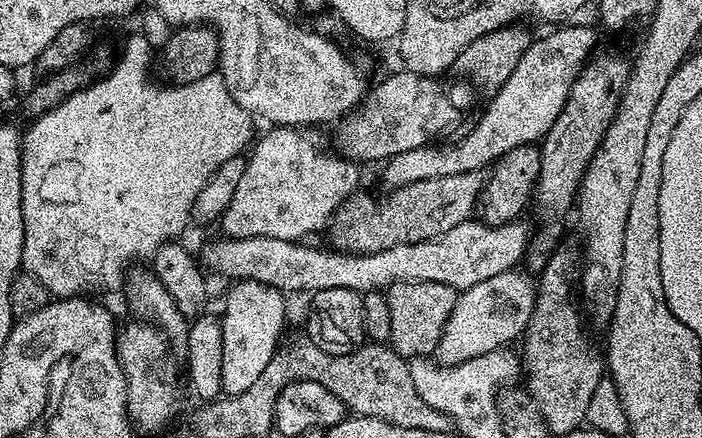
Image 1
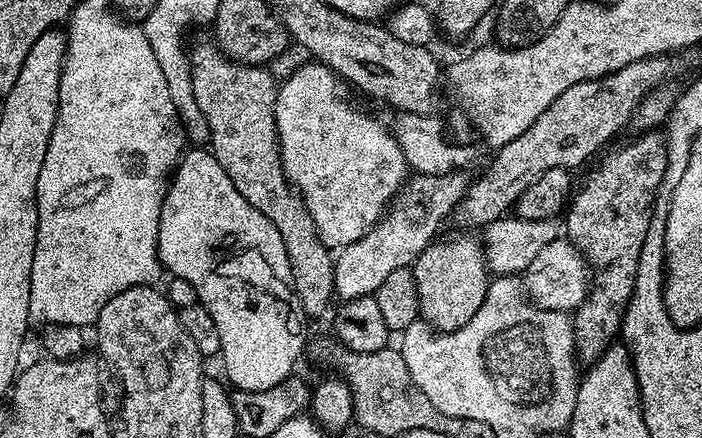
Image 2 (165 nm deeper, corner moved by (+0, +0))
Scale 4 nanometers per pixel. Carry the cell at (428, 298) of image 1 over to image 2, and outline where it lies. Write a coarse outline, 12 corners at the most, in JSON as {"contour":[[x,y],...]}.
{"contour":[[477,237],[437,238],[410,269],[419,319],[453,332],[490,273]]}

